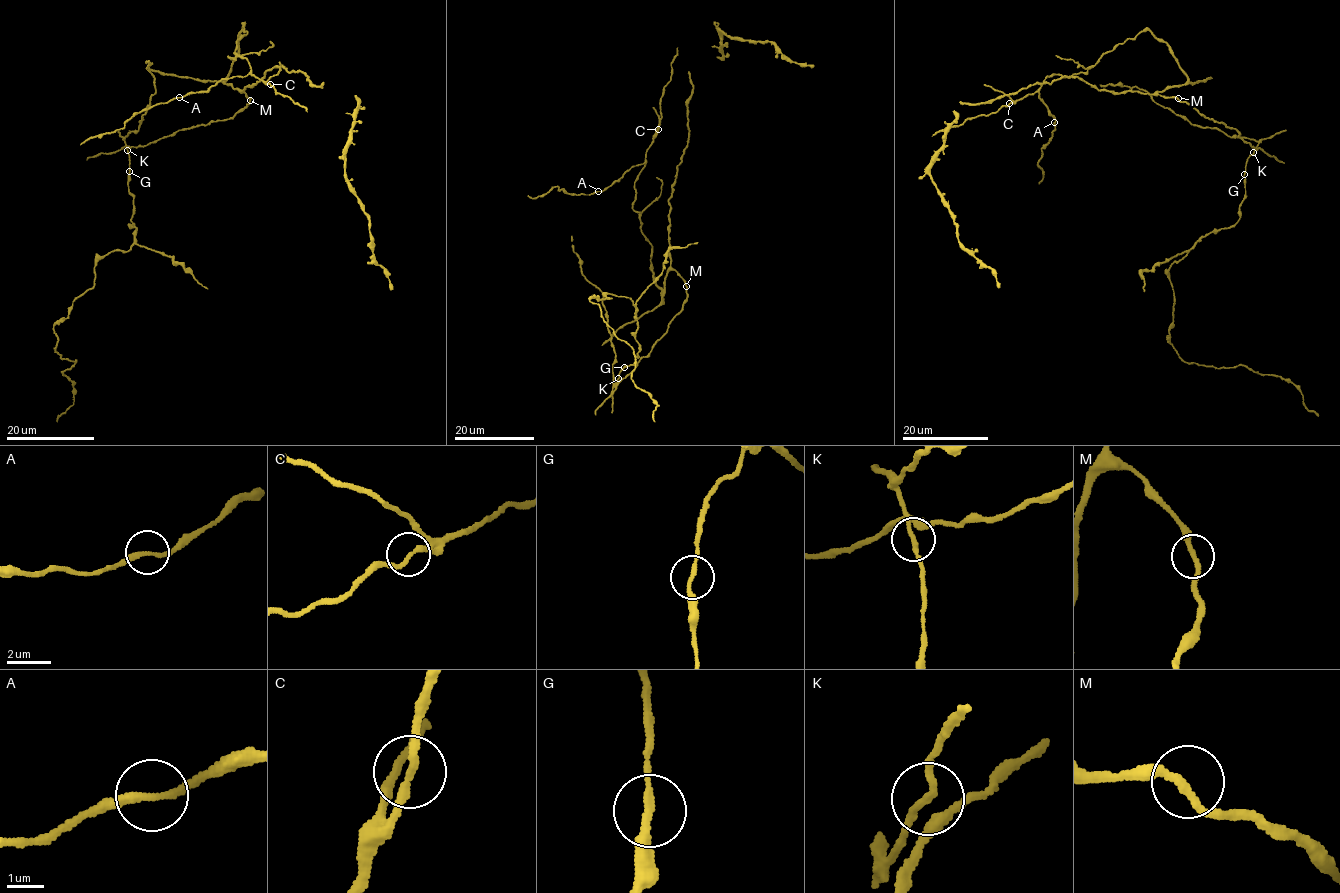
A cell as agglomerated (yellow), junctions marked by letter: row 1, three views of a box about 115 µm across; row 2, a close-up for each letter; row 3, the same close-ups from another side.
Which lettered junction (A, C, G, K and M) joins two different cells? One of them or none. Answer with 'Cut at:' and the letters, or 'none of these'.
Cut at: none of these

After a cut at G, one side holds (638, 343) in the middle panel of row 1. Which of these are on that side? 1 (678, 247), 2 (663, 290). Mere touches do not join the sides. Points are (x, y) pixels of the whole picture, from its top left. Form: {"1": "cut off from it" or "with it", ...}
{"1": "with it", "2": "cut off from it"}

